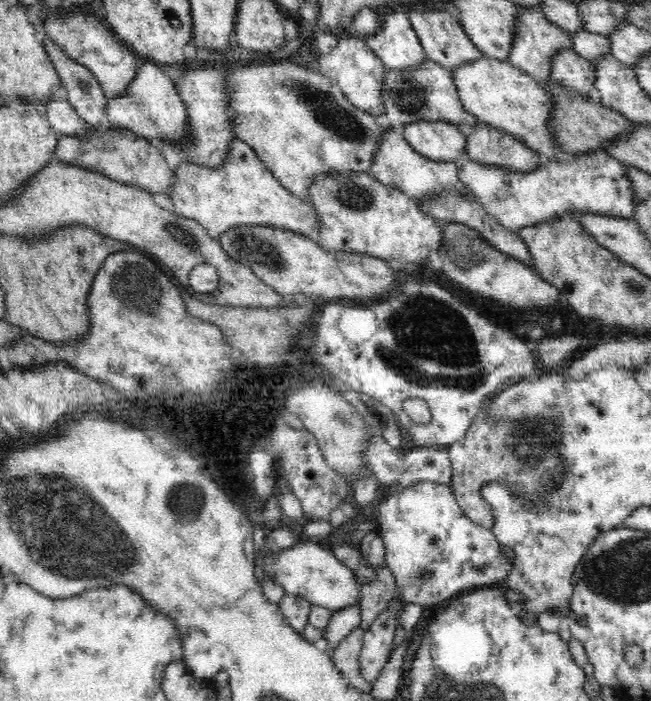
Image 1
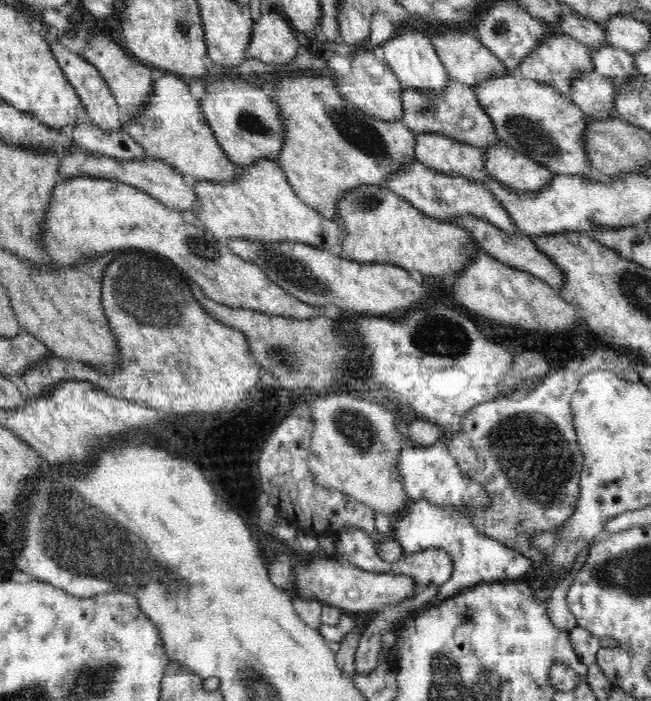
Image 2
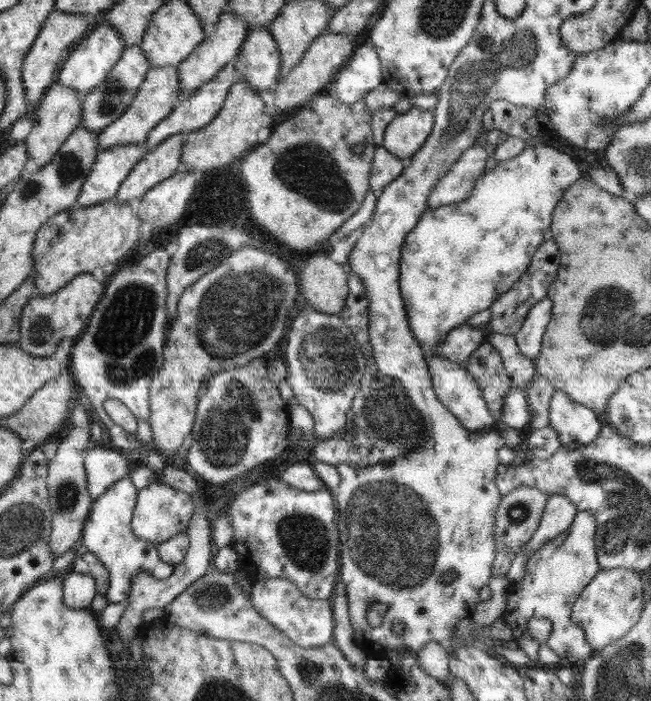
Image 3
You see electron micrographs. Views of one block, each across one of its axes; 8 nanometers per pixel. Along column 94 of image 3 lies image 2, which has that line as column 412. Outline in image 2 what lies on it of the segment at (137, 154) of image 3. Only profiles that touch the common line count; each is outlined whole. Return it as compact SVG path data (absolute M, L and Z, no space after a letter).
M414 160L410 166L400 168L398 172L394 172L388 178L387 188L397 196L404 198L426 216L435 218L440 222L450 223L451 220L454 220L454 217L472 215L486 220L503 232L508 232L508 234L514 234L515 236L520 235L506 209L477 180L471 180L464 176L447 176L442 172L427 168L418 160Z

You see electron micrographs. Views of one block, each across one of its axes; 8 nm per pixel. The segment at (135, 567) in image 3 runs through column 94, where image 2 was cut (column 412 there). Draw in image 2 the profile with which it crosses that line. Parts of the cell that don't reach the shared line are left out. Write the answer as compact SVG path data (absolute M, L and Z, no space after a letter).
M430 499L410 501L409 505L392 520L391 538L398 542L402 554L410 556L430 547L449 553L453 562L451 578L439 587L432 603L454 597L460 592L481 583L513 581L528 572L532 561L518 551L478 532L471 518L452 505L436 505Z

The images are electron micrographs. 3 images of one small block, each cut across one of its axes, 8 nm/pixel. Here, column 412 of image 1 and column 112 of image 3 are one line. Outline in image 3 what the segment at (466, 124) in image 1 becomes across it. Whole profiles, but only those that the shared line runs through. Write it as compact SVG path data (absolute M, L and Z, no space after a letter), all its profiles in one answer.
M139 45L126 47L121 54L121 58L108 73L107 80L101 82L84 97L80 126L92 132L99 132L106 128L106 125L117 121L118 117L122 116L122 113L132 104L145 74L151 69L151 66L147 54Z

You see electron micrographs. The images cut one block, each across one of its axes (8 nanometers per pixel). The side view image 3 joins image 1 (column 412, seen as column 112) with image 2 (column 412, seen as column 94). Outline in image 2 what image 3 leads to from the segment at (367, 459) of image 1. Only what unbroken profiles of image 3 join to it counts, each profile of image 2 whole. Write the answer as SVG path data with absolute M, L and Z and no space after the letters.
M437 440L426 447L410 445L402 448L397 460L400 482L409 498L413 500L430 499L436 505L452 505L469 516L469 510L478 505L489 505L489 496L477 480L465 476L459 469L456 459L449 453L445 440Z

